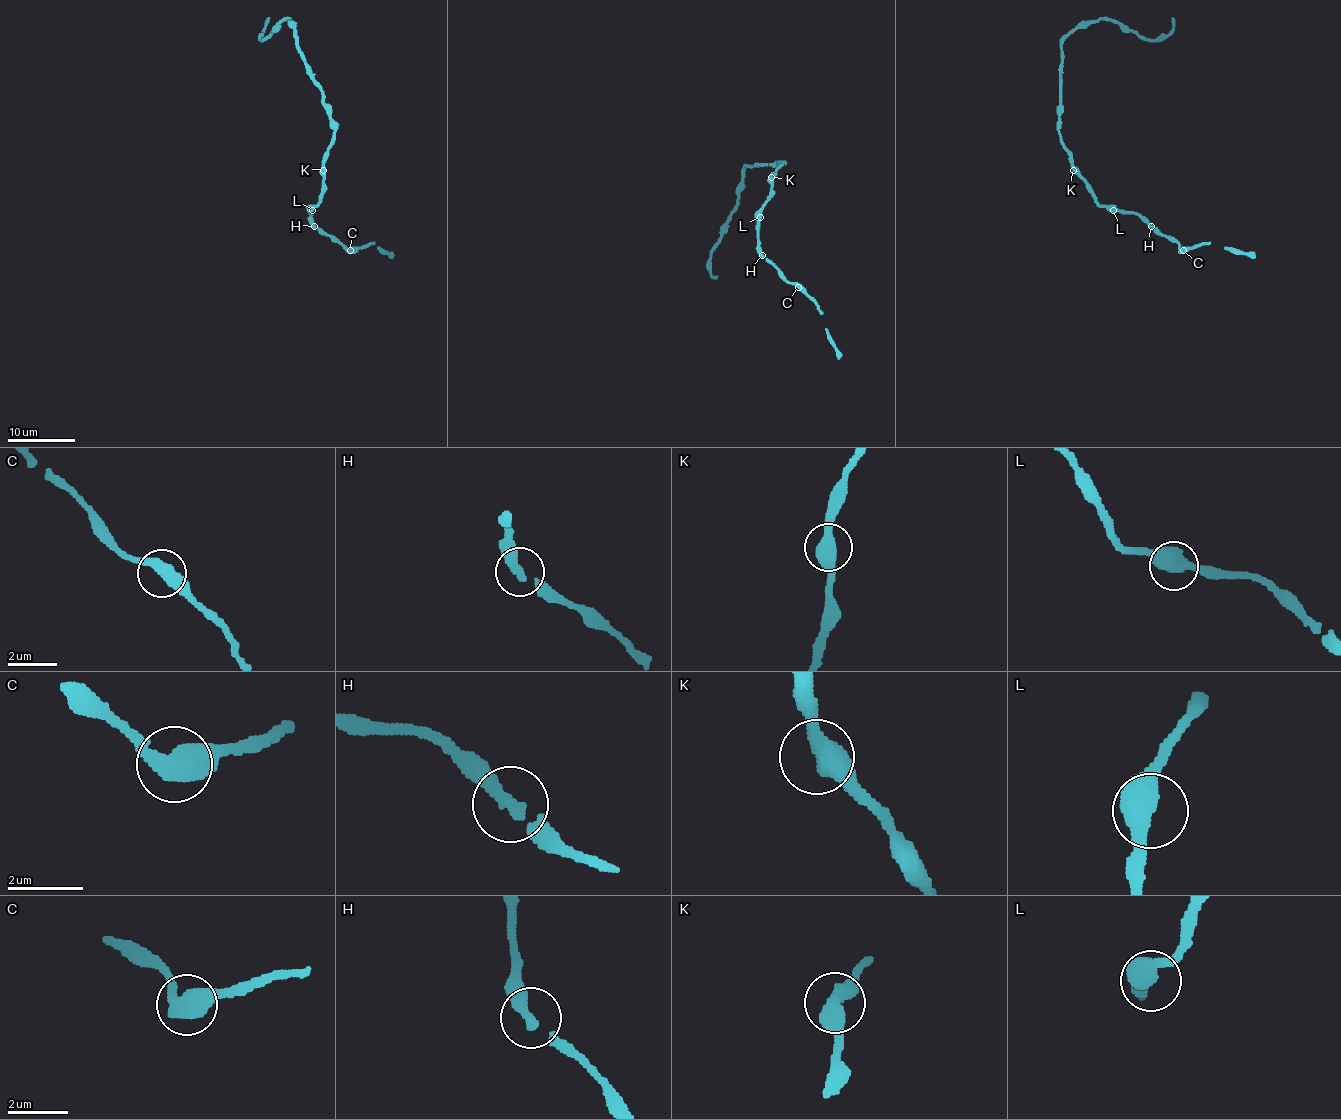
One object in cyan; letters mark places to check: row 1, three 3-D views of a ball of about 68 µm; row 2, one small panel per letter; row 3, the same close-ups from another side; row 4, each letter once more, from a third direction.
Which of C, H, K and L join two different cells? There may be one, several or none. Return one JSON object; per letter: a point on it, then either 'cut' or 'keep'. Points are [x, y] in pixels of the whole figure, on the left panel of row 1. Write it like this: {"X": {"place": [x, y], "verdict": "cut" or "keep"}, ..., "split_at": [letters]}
{"C": {"place": [350, 250], "verdict": "keep"}, "H": {"place": [314, 226], "verdict": "keep"}, "K": {"place": [323, 170], "verdict": "keep"}, "L": {"place": [312, 210], "verdict": "keep"}, "split_at": []}

